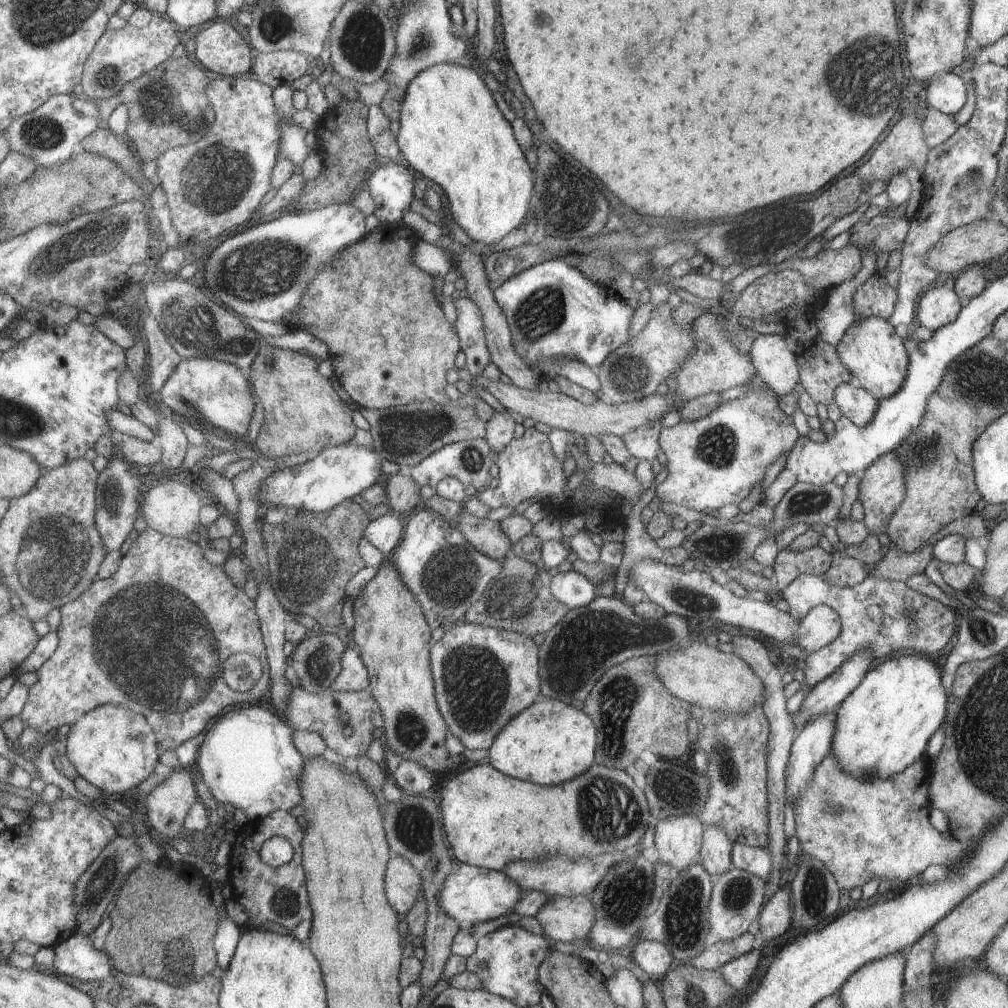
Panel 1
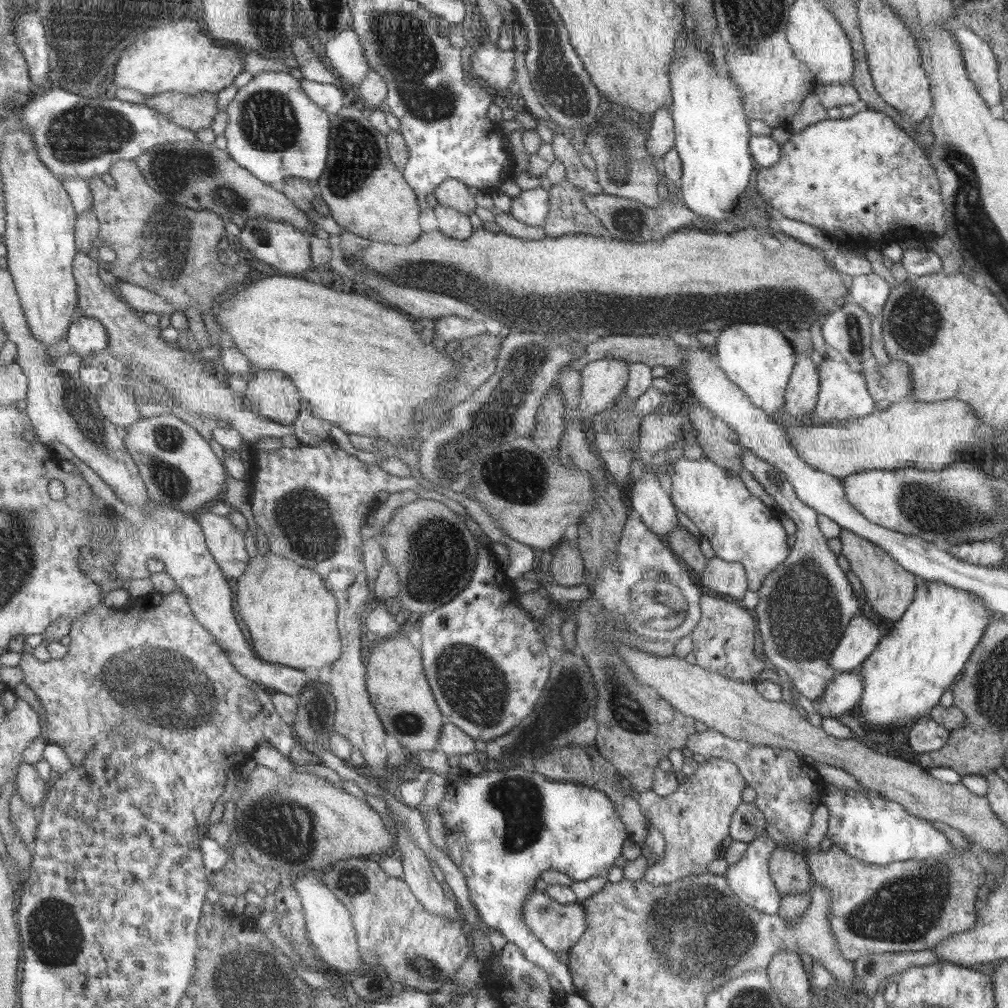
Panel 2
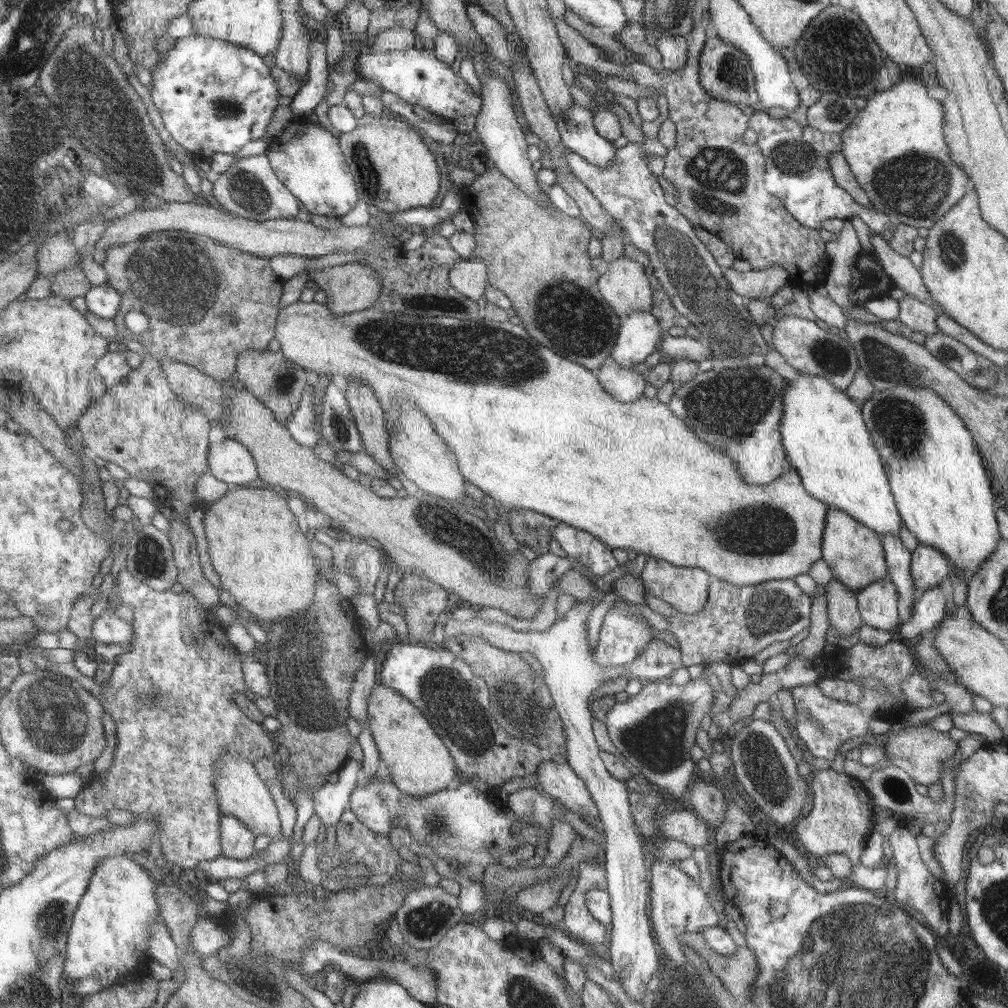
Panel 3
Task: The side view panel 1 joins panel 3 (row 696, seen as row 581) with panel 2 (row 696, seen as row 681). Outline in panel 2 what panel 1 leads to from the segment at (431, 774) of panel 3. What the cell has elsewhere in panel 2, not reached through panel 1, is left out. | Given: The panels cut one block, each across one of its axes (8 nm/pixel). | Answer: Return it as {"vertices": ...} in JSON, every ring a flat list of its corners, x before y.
{"vertices":[[399,636,387,642,379,640,379,646,371,652,367,664,369,664,367,686,371,692,371,700,387,732,397,738,405,754,419,756,423,752,441,750,439,746,441,746,443,726,449,724,451,720,439,708,439,702,425,672,423,652,417,650,407,636]]}

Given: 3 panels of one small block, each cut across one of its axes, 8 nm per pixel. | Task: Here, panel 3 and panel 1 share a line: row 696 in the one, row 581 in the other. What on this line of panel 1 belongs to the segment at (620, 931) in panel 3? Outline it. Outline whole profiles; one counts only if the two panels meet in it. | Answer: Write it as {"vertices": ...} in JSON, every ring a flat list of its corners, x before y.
{"vertices":[[573,570,553,574,553,592,571,610,585,608,597,598,591,580,587,580,583,574,577,574]]}

